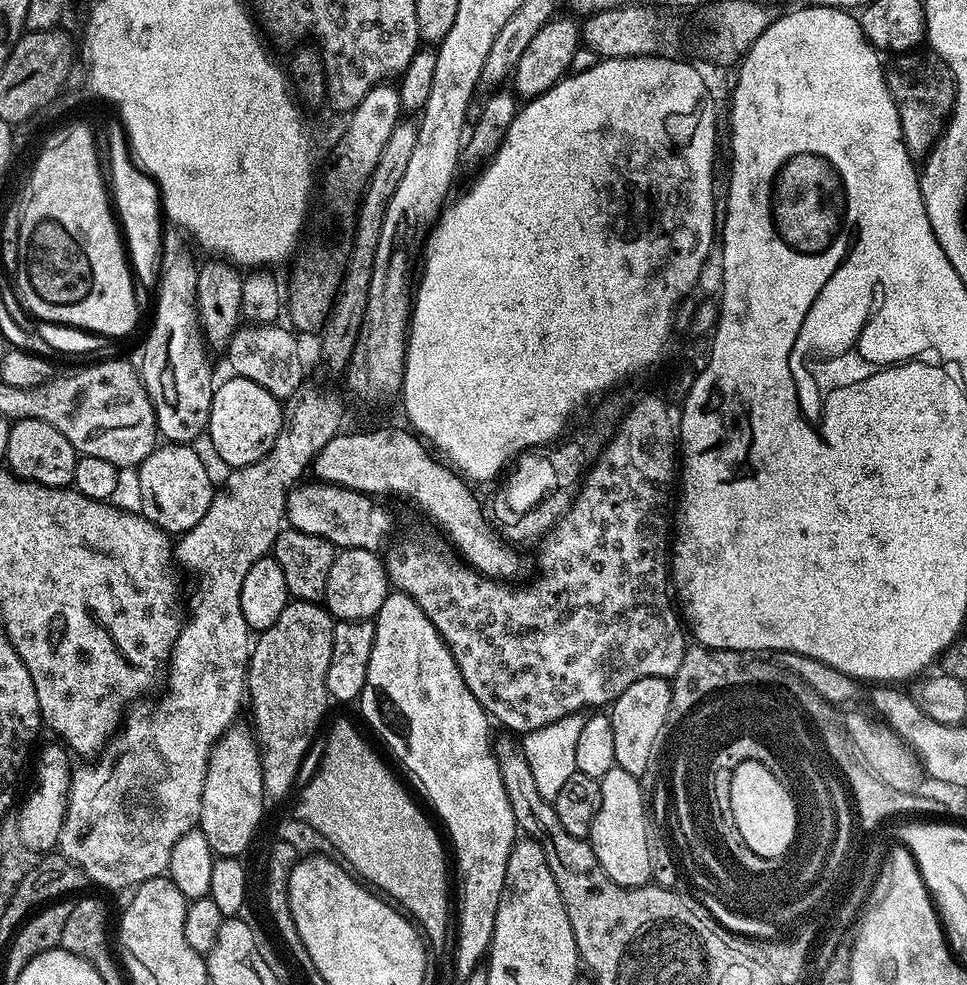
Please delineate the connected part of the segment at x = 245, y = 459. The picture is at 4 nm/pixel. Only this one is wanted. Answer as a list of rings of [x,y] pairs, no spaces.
[[[237,375],[231,379],[215,385],[206,436],[212,439],[213,450],[229,469],[246,468],[263,458],[274,446],[278,434],[285,431],[286,412],[281,401],[256,382]]]

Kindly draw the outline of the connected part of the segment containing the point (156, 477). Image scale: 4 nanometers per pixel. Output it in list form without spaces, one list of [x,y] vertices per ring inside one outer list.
[[[168,444],[163,447],[154,447],[135,473],[136,484],[140,487],[139,511],[145,520],[162,531],[183,534],[198,526],[206,510],[210,510],[214,487],[212,488],[212,480],[208,477],[208,468],[200,461],[195,447],[186,444]]]

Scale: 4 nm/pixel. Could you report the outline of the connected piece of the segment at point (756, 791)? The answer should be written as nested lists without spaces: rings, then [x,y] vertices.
[[[757,761],[742,762],[733,769],[731,775],[730,808],[746,845],[754,854],[767,860],[785,857],[794,842],[791,834],[793,794],[774,773]]]

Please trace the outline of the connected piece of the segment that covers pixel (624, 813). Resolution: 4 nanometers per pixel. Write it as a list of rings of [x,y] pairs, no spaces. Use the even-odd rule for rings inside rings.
[[[621,768],[606,770],[600,781],[600,805],[594,814],[590,843],[602,870],[623,888],[642,888],[653,879],[652,861],[646,836],[648,821],[644,813],[640,781]]]

